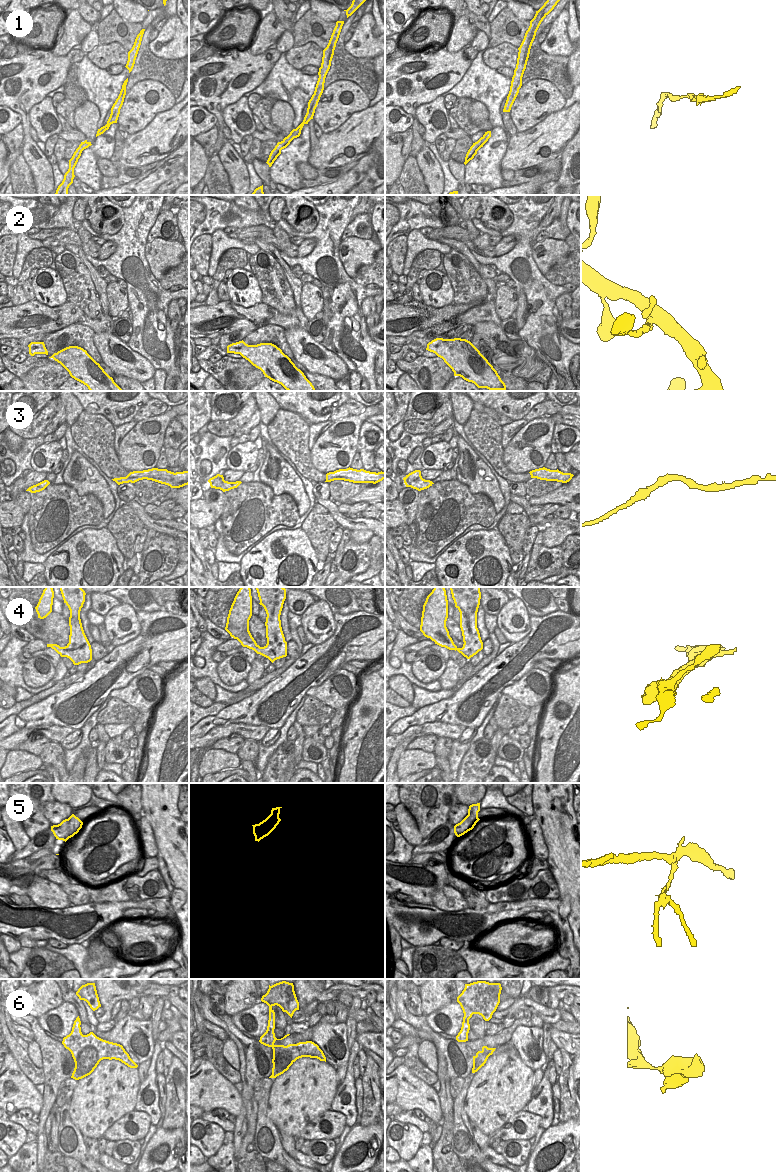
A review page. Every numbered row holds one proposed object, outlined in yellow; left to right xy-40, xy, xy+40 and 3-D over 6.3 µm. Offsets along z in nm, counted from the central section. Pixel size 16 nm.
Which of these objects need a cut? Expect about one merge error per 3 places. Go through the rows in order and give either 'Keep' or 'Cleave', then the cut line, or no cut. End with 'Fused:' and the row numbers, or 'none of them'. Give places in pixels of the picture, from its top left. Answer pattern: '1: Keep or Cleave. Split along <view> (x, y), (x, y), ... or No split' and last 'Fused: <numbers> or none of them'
1: Keep. No split
2: Keep. No split
3: Keep. No split
4: Keep. No split
5: Cleave. Split along xy-40 (68, 818), (68, 835), (70, 837)
6: Keep. No split
Fused: 5

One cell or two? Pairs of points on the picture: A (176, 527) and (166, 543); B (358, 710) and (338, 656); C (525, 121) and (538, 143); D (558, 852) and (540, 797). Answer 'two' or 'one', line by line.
A: two
B: two
C: two
D: one

